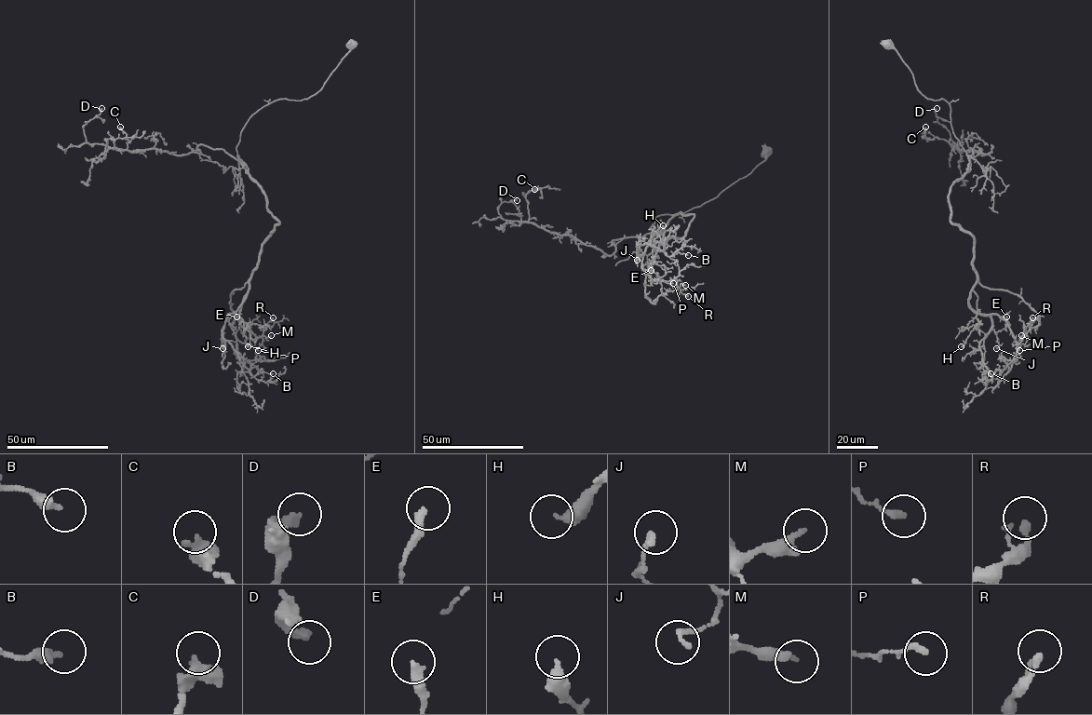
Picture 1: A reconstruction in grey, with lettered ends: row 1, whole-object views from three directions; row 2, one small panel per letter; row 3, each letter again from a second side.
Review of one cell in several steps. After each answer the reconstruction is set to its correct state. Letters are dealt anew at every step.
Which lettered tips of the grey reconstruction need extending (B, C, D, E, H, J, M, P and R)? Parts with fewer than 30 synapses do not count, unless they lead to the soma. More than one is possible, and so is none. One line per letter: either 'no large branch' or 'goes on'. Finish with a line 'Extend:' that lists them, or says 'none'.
B: no large branch
C: no large branch
D: no large branch
E: no large branch
H: no large branch
J: no large branch
M: no large branch
P: no large branch
R: no large branch
Extend: none

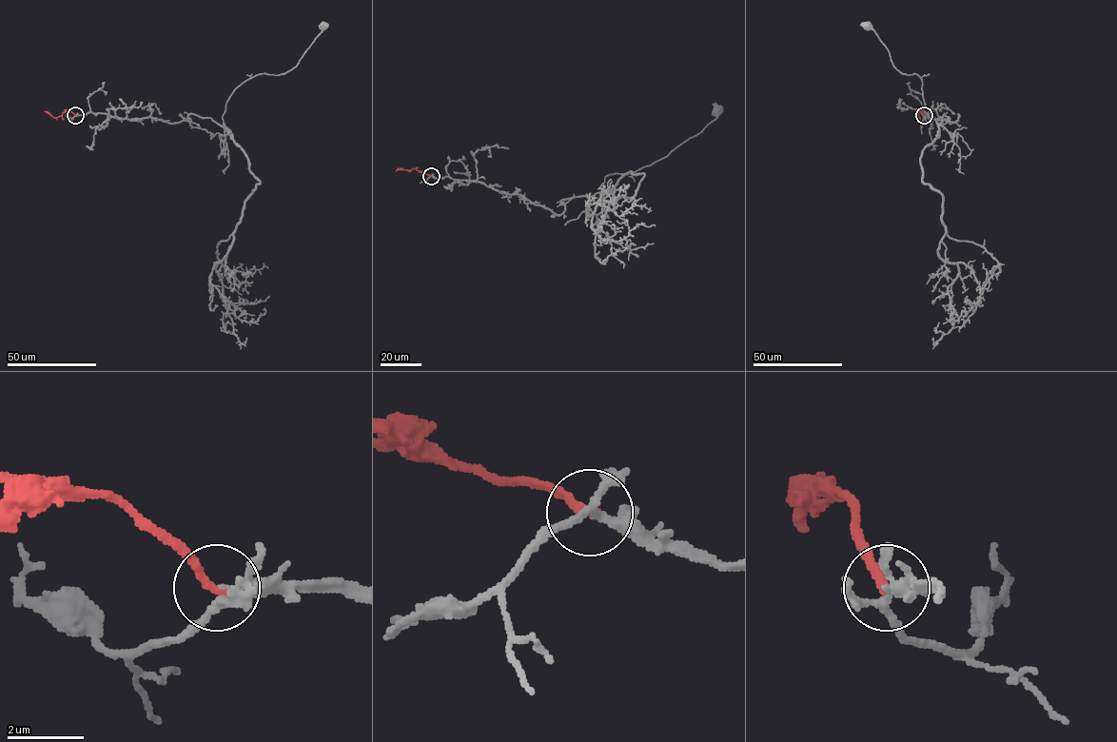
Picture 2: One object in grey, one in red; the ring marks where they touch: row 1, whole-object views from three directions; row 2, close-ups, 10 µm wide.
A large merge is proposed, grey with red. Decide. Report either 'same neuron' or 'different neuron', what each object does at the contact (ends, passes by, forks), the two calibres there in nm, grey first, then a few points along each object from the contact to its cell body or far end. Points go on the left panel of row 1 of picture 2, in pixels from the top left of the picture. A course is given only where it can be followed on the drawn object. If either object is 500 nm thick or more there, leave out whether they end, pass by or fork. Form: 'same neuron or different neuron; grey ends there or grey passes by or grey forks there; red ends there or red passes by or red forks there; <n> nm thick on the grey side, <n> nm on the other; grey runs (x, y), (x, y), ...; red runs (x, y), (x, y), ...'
same neuron; grey forks there; red ends there; 200 nm thick on the grey side, 240 nm on the other; grey runs (74, 115), (170, 123), (195, 114), (227, 131), (222, 115), (232, 92), (260, 73), (293, 68), (323, 25); red runs (74, 115), (67, 110), (53, 117), (44, 111)

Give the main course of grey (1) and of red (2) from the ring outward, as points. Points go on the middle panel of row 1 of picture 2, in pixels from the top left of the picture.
1: (431, 176), (520, 194), (558, 215), (564, 199), (607, 193), (600, 185), (610, 174), (666, 157), (716, 109)
2: (431, 176), (416, 168), (395, 170)

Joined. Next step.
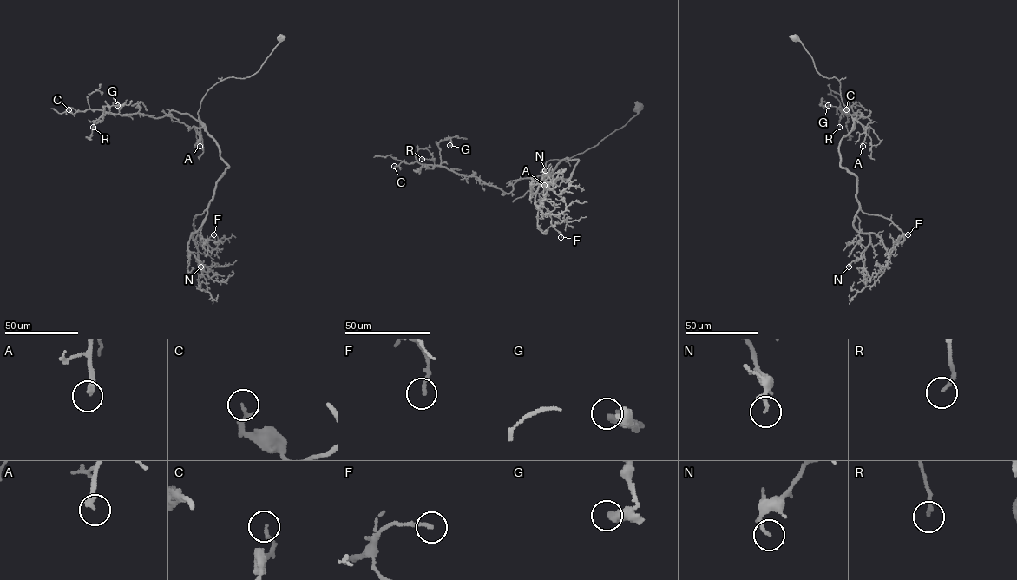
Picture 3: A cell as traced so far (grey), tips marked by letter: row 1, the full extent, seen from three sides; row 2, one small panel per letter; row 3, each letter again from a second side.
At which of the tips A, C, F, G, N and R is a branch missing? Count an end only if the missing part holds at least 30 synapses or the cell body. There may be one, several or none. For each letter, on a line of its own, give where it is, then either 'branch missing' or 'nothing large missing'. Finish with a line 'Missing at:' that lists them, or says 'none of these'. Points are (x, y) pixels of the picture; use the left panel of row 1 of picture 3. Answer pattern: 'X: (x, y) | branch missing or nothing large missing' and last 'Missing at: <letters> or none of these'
A: (200, 146) | branch missing
C: (68, 109) | nothing large missing
F: (213, 234) | nothing large missing
G: (117, 105) | nothing large missing
N: (200, 266) | nothing large missing
R: (93, 127) | nothing large missing
Missing at: A

